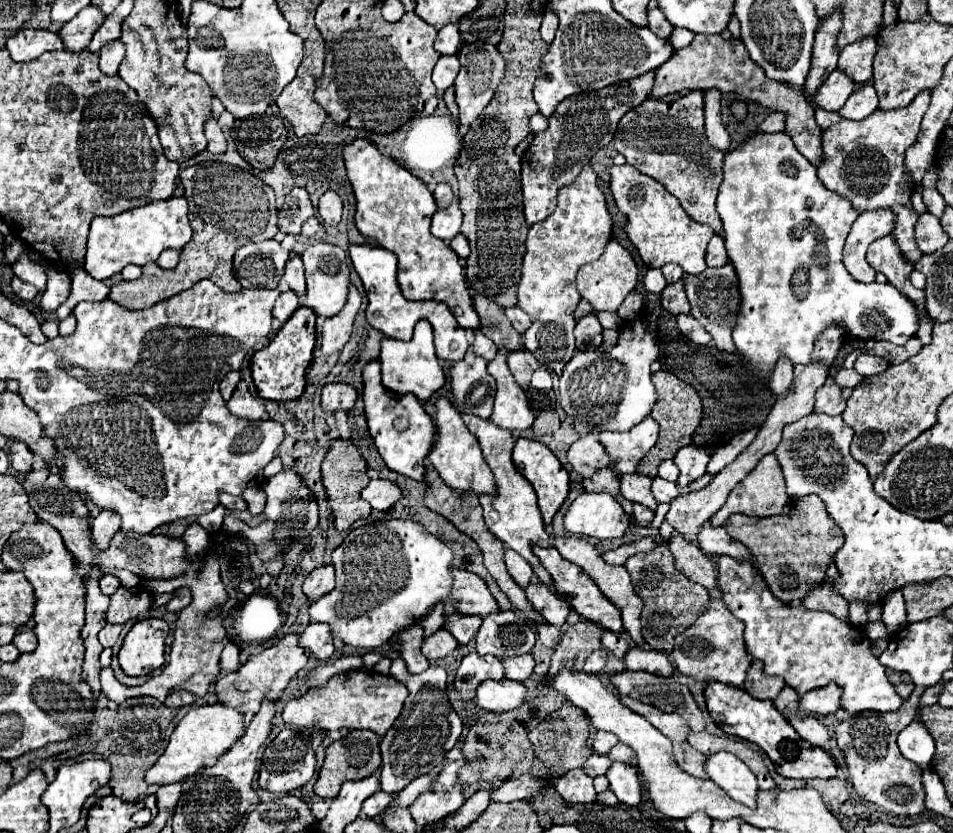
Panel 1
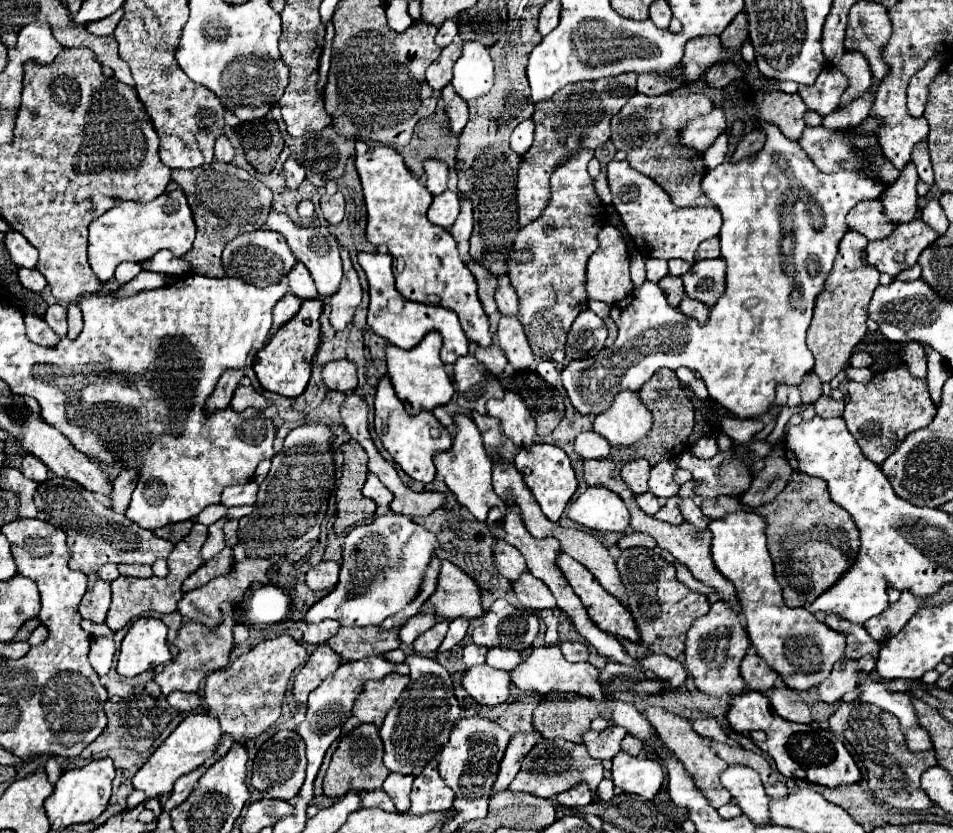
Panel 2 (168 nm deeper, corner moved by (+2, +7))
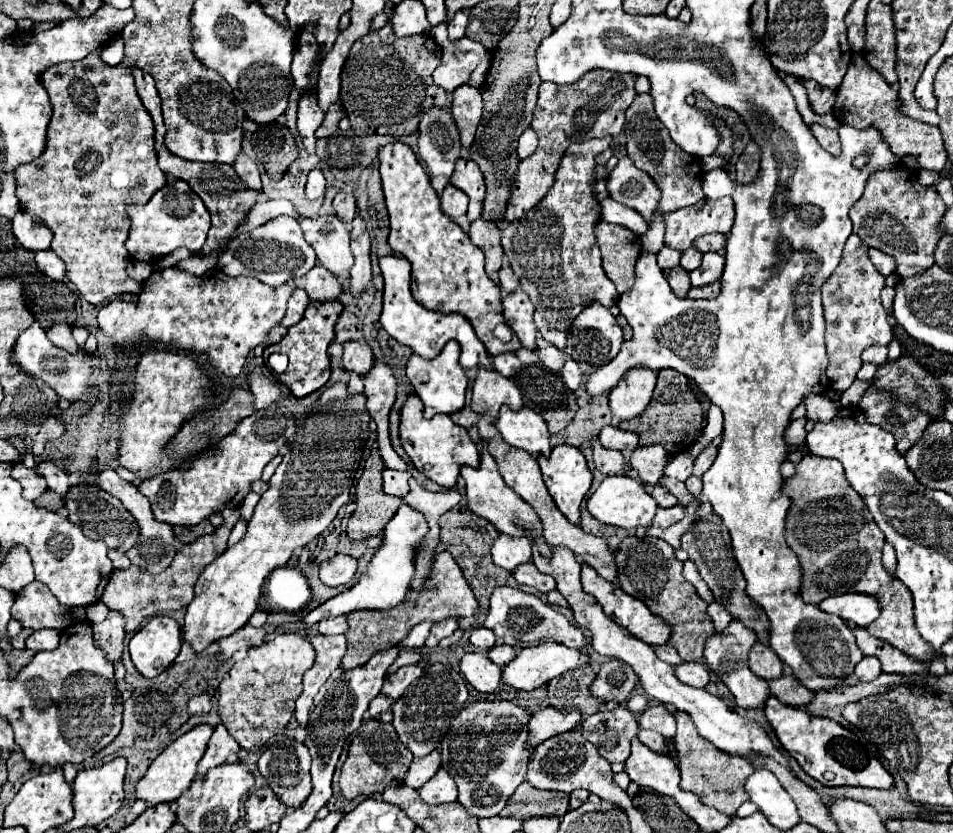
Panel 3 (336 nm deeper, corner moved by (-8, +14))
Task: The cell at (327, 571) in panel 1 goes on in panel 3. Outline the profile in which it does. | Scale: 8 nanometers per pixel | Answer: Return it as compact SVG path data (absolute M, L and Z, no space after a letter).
M337 553L335 557L321 563L319 579L329 587L337 587L337 585L349 583L353 579L355 571L357 571L357 559Z

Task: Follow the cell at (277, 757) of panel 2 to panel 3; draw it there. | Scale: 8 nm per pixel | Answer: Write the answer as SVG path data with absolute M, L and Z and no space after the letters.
M295 739L275 741L275 743L267 745L267 749L261 753L257 765L259 765L259 773L265 777L267 785L287 807L297 807L309 797L309 793L311 793L311 775L309 775L311 755L309 755L305 743L299 743Z

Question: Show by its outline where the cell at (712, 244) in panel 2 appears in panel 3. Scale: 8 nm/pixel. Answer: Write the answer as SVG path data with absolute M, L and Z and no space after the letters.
M715 233L715 235L703 235L703 237L697 237L695 241L695 249L699 249L701 253L707 253L707 251L721 251L725 249L725 235L721 233Z

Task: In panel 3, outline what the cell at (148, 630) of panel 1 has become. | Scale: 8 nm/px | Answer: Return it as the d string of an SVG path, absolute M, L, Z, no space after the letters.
M157 615L129 641L129 655L143 677L155 677L165 671L181 649L181 629L171 617Z

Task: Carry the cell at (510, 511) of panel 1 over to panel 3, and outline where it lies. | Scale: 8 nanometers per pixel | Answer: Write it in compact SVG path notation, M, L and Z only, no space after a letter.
M563 545L551 547L551 557L543 557L537 551L537 547L533 547L533 563L535 563L535 567L541 573L547 573L547 575L551 575L557 581L557 591L567 599L569 607L573 609L575 623L591 631L591 637L593 637L591 639L591 645L593 645L593 649L599 655L615 657L615 659L621 659L627 665L631 665L635 669L635 673L639 675L639 681L641 681L641 685L643 685L643 689L647 691L649 697L653 697L657 701L663 701L663 703L669 703L677 711L689 713L691 719L693 719L693 723L695 723L695 727L697 727L697 731L699 731L699 735L705 737L707 741L711 741L717 749L727 751L731 755L743 755L743 757L749 757L751 753L761 753L761 755L769 755L769 757L777 759L781 765L789 767L787 759L771 743L771 739L767 737L767 733L765 733L763 727L759 727L751 719L745 719L745 717L737 715L719 697L707 693L705 689L697 689L697 687L685 685L679 679L675 679L673 667L667 665L665 661L659 661L659 657L653 653L653 647L651 645L647 645L641 639L631 637L631 633L627 633L619 625L615 625L615 621L611 621L603 613L603 609L599 609L599 603L591 595L583 593L581 581L579 581L581 565L579 565L575 553L571 553L569 547L563 547Z

